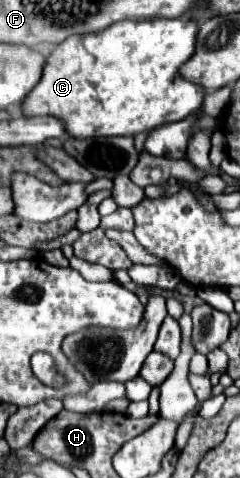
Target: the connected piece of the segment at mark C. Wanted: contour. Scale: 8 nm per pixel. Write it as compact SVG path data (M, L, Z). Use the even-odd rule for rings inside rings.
M143 19L143 21L117 21L111 27L89 33L73 35L59 43L43 67L41 83L25 99L23 115L53 115L59 117L73 137L109 137L109 135L135 135L147 133L159 123L181 121L183 117L197 113L205 101L207 91L197 83L179 75L179 67L187 63L195 53L199 23L197 19Z

